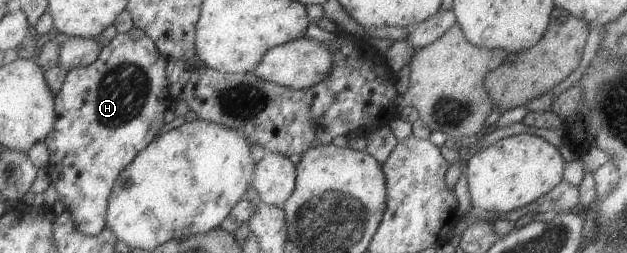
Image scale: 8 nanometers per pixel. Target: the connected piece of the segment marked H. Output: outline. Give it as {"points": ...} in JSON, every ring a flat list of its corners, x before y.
{"points":[[132,27,131,30,124,32,124,34,116,34,106,46,101,48,96,61,93,61,89,66,77,67,68,71,64,76,60,91,53,96,53,126,50,132,48,132,48,135,43,139,43,143,50,155,45,170,50,179,49,186,56,191,57,199,62,203,64,212,69,215,71,222,73,223,73,228,80,235,92,237,99,234,105,228,107,203,116,178,119,176,119,173,132,162,136,157,136,154,153,140,155,132,164,126,164,123,162,122,164,112,171,108,173,104,170,100,168,82,165,78,166,64,167,60,157,52,152,40,148,39,148,36,145,36,144,32]]}

